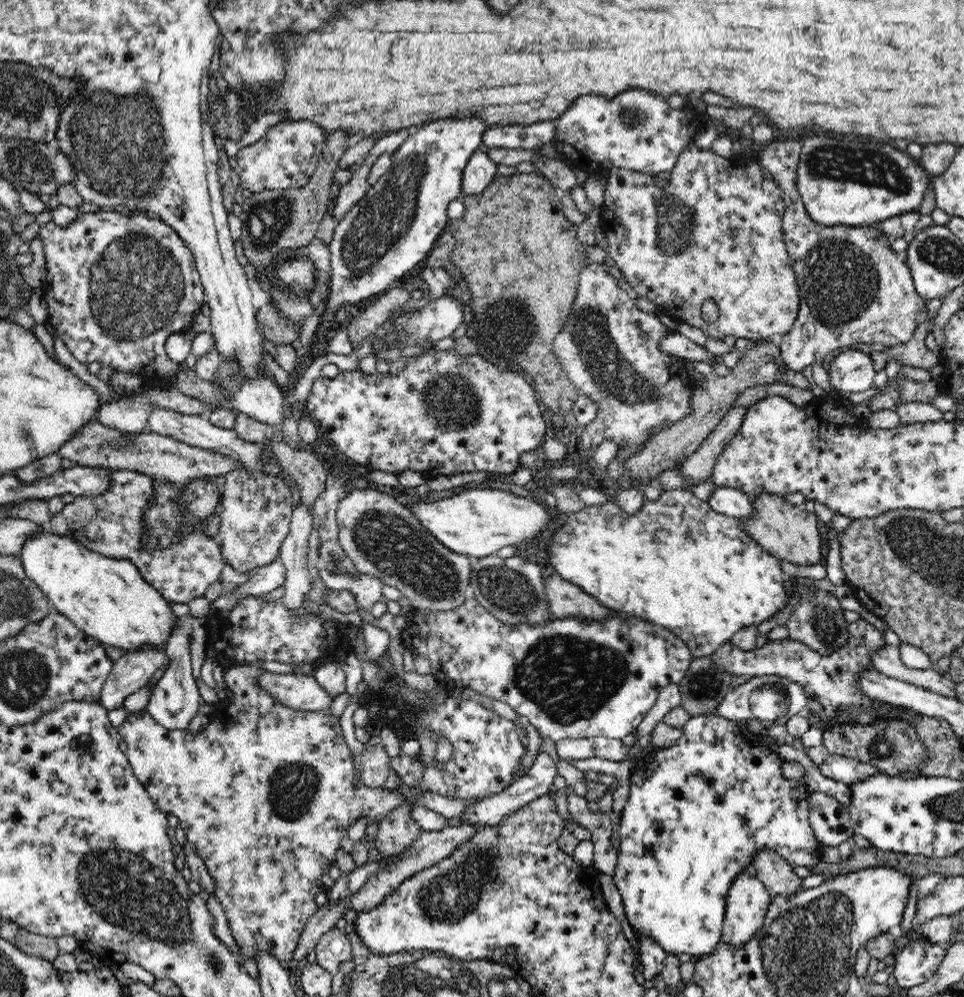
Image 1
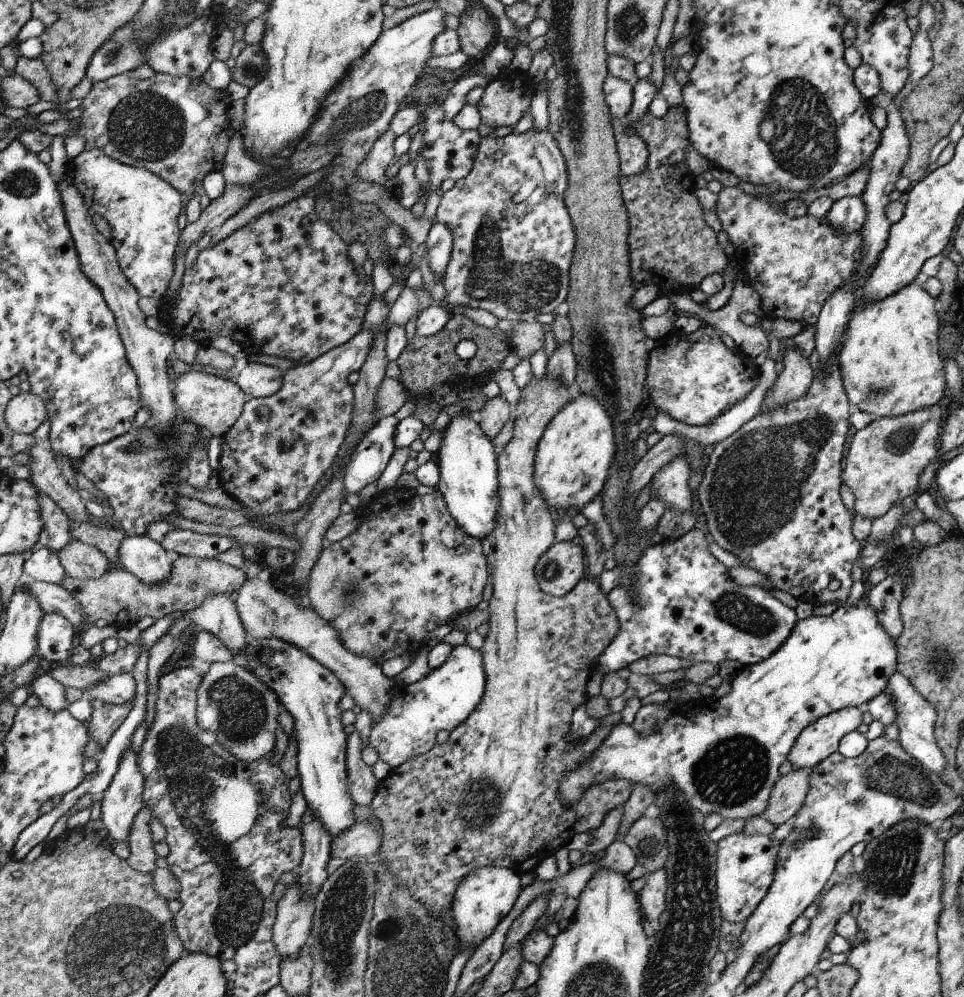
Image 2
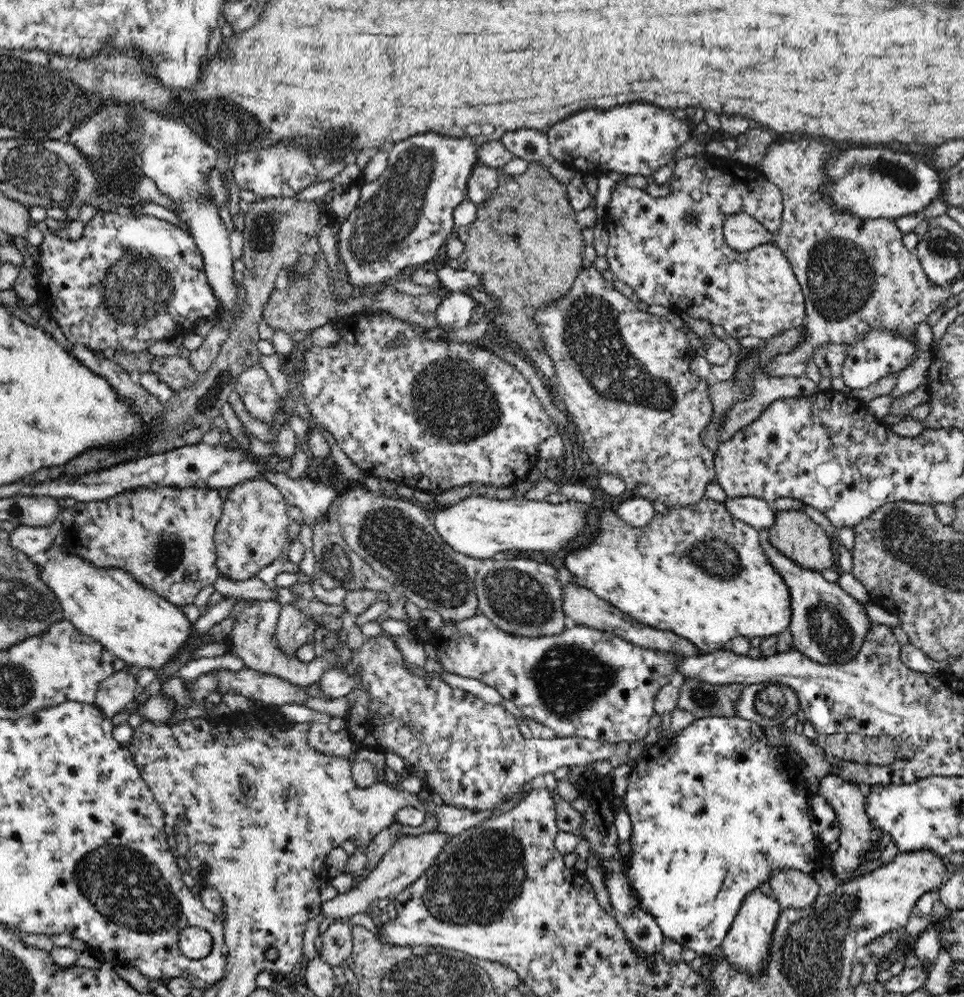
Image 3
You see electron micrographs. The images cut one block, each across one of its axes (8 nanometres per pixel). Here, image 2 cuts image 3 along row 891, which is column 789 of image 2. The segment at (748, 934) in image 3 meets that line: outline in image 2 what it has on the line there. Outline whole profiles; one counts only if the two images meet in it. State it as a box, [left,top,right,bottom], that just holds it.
[787,707,864,770]

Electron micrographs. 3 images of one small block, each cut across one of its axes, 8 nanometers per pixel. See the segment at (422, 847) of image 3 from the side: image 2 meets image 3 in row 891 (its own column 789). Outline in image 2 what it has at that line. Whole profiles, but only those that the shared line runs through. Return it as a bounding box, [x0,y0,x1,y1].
[761,348,815,412]

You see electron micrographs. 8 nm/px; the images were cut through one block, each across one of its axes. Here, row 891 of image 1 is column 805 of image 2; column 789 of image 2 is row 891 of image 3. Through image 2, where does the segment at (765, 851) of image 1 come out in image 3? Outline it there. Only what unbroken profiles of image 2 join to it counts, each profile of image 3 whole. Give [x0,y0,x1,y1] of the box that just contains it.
[770,870,820,908]

